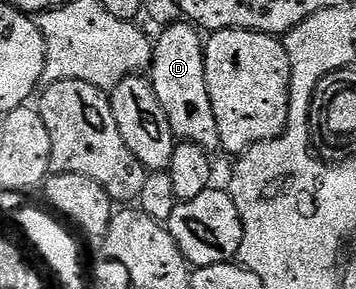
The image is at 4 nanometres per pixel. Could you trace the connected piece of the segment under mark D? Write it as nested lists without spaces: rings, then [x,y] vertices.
[[[182,20],[174,26],[164,27],[158,34],[161,35],[153,42],[151,81],[163,112],[167,112],[167,120],[173,129],[174,138],[182,142],[190,142],[210,152],[220,151],[219,128],[215,124],[215,112],[211,108],[211,96],[207,92],[205,83],[205,47],[203,38],[200,38],[202,35],[199,33],[198,27]]]

